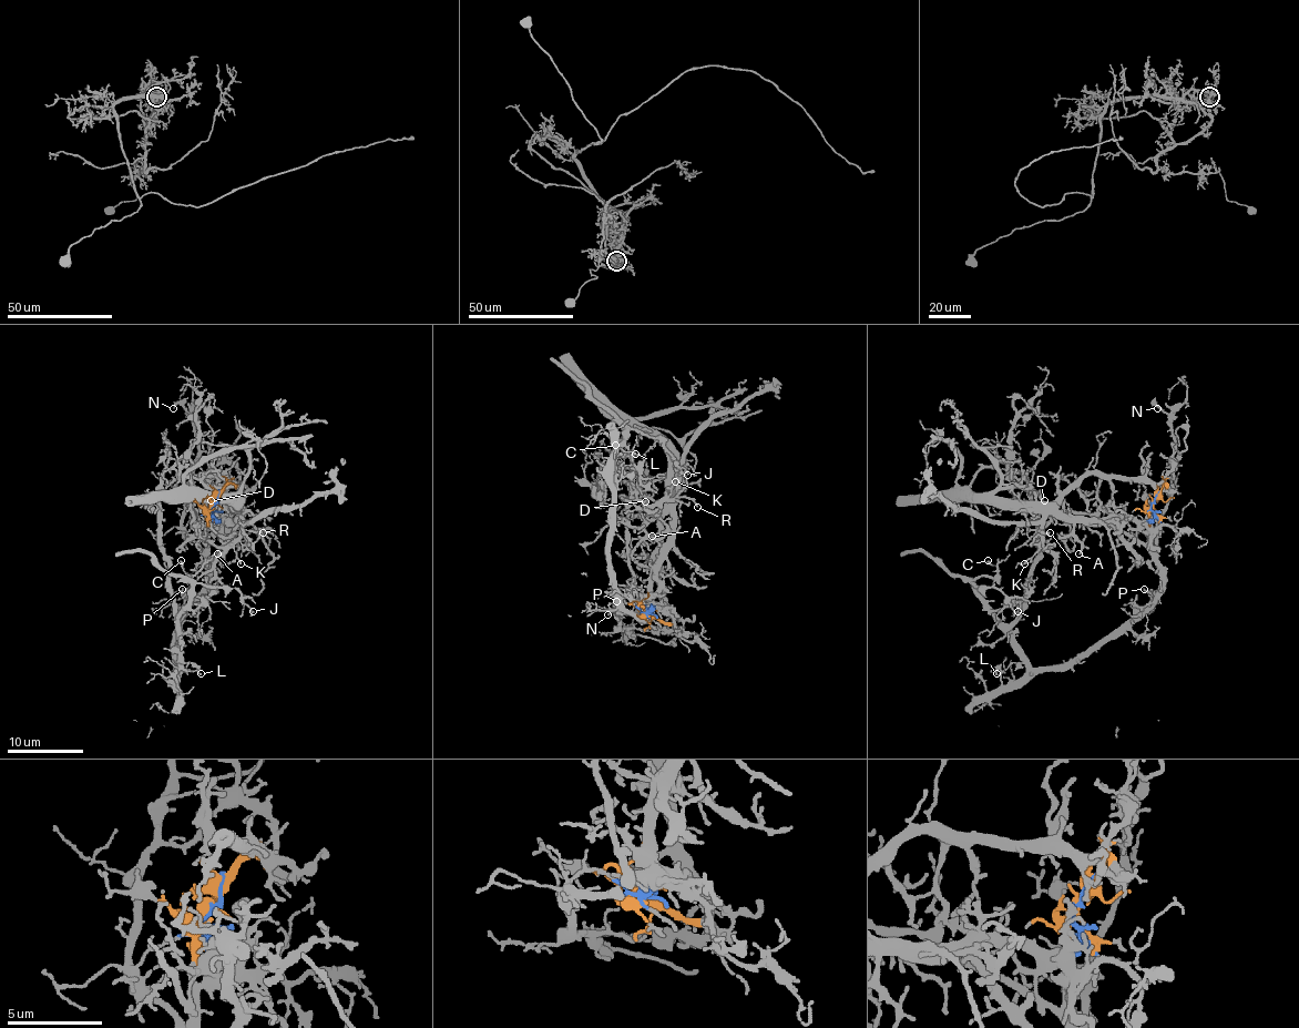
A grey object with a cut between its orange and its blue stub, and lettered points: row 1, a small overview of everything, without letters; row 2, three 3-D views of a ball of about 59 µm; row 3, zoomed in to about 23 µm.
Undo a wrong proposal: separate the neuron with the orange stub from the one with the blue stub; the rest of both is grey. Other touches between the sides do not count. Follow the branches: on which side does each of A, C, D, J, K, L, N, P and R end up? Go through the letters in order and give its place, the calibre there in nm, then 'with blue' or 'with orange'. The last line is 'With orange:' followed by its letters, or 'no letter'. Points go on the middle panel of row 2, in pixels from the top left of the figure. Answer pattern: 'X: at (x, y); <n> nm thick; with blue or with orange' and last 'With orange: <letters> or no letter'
A: at (652, 536); 200 nm thick; with blue
C: at (615, 445); 140 nm thick; with orange
D: at (645, 501); 90 nm thick; with blue
J: at (687, 475); 160 nm thick; with orange
K: at (675, 481); 140 nm thick; with blue
L: at (635, 454); 130 nm thick; with orange
N: at (607, 614); 180 nm thick; with orange
P: at (616, 601); 110 nm thick; with orange
R: at (697, 507); 160 nm thick; with blue
With orange: C, J, L, N, P

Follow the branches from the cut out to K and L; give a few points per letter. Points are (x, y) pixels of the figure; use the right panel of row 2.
K: (1156, 497), (1153, 505), (1154, 515), (1148, 520), (1049, 515), (1039, 549), (1023, 563)
L: (1156, 499), (1148, 552), (1158, 568), (1161, 592), (1071, 661), (1029, 670), (1006, 685), (999, 669), (996, 674)

